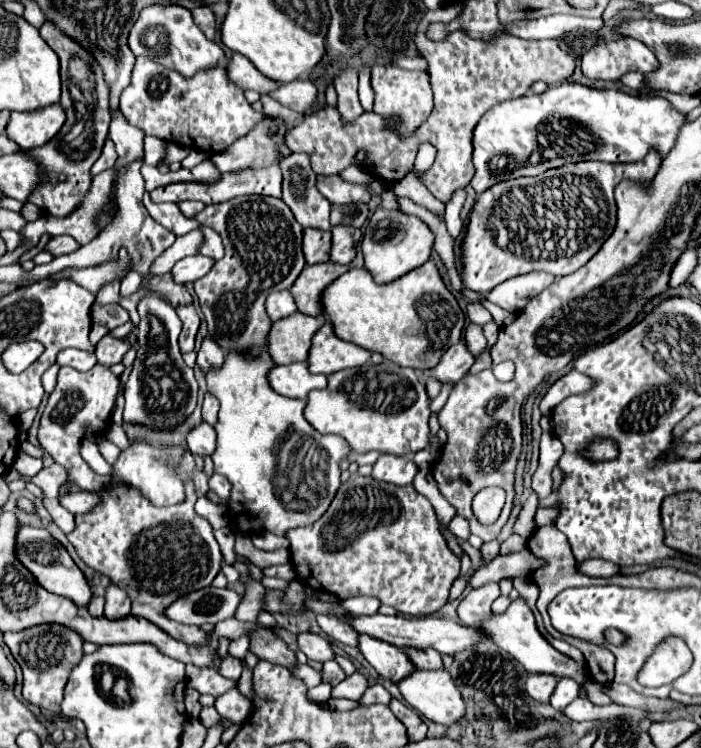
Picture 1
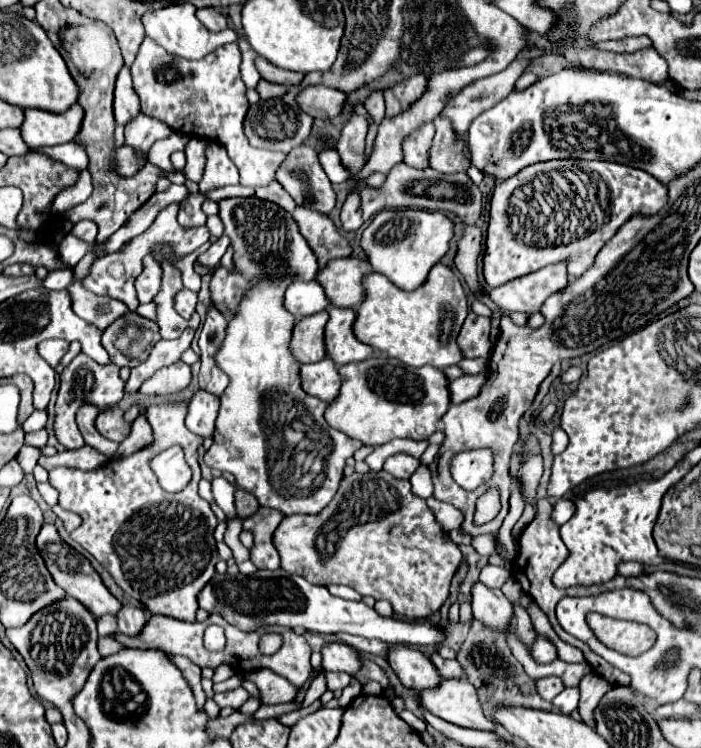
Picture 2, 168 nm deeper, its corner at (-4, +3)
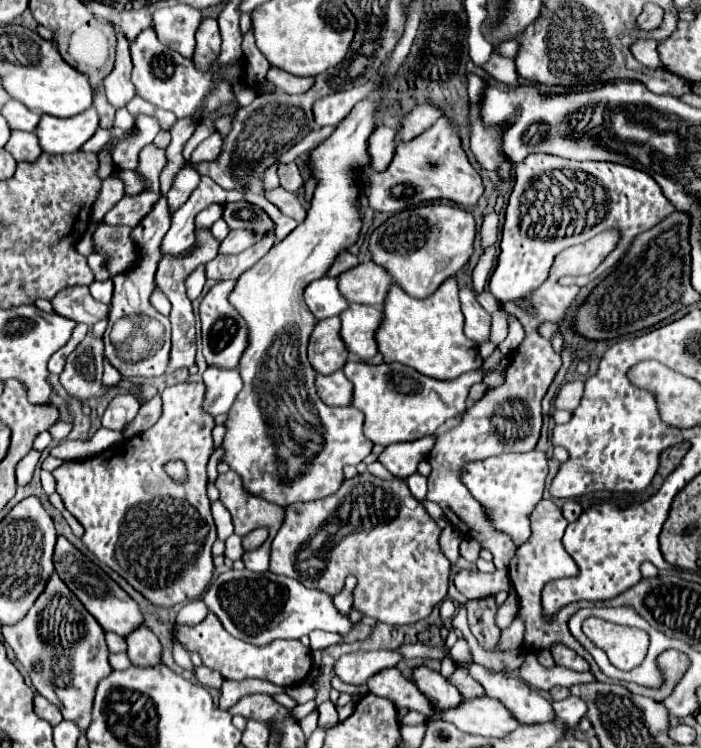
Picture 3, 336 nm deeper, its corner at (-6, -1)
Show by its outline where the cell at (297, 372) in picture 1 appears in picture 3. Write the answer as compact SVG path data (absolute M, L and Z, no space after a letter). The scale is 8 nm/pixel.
M336 371L332 375L318 375L316 391L326 405L348 405L352 399L352 385L342 371Z

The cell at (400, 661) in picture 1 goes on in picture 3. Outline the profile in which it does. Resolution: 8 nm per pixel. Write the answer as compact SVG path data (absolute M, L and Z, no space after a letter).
M416 667L412 671L412 683L434 703L436 709L446 709L454 707L458 699L462 697L454 685L446 677L442 677L440 671L434 671L430 667Z

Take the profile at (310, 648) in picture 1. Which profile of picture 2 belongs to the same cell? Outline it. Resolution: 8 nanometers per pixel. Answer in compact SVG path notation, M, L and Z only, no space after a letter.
M330 643L322 649L322 669L356 675L362 669L362 659L360 653L352 647L344 643Z

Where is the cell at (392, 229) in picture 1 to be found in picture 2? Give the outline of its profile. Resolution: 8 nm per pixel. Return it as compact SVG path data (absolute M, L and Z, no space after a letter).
M386 209L374 215L362 233L362 249L376 273L386 275L396 287L412 291L424 283L428 271L440 263L454 237L454 221L442 211Z

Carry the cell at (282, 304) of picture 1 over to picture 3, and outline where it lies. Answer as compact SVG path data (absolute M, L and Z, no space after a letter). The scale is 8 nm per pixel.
M322 277L304 289L304 301L316 319L340 315L348 303L336 287L336 279Z

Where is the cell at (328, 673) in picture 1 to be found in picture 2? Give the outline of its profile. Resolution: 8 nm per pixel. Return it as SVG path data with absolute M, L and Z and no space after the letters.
M326 673L326 679L328 679L328 689L334 691L334 689L344 689L350 685L352 681L352 675L344 675L344 673Z

